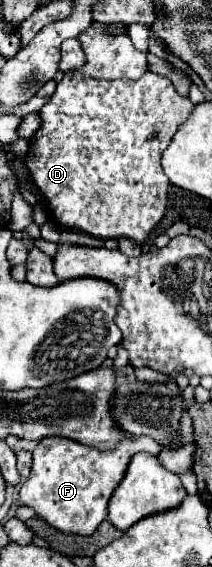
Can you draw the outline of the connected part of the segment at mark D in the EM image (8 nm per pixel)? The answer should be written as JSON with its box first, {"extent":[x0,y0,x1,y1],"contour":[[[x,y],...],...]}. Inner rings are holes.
{"extent":[26,72,194,244],"contour":[[[146,72],[142,76],[142,80],[96,80],[96,78],[80,76],[80,74],[64,74],[64,78],[56,86],[56,92],[52,94],[52,98],[40,110],[42,126],[32,136],[30,152],[28,152],[28,158],[26,158],[26,166],[28,166],[30,174],[32,174],[32,180],[42,190],[42,194],[48,198],[52,214],[56,216],[56,222],[62,224],[62,228],[80,228],[80,230],[96,236],[96,238],[132,238],[134,242],[144,244],[150,230],[162,220],[162,216],[166,212],[166,202],[168,202],[168,184],[170,182],[166,180],[166,174],[162,172],[160,156],[166,150],[166,144],[170,144],[170,140],[172,140],[174,132],[178,130],[178,126],[190,114],[192,106],[194,104],[190,102],[190,98],[182,98],[174,90],[170,78],[166,78],[162,74],[154,74],[154,72]]]}

